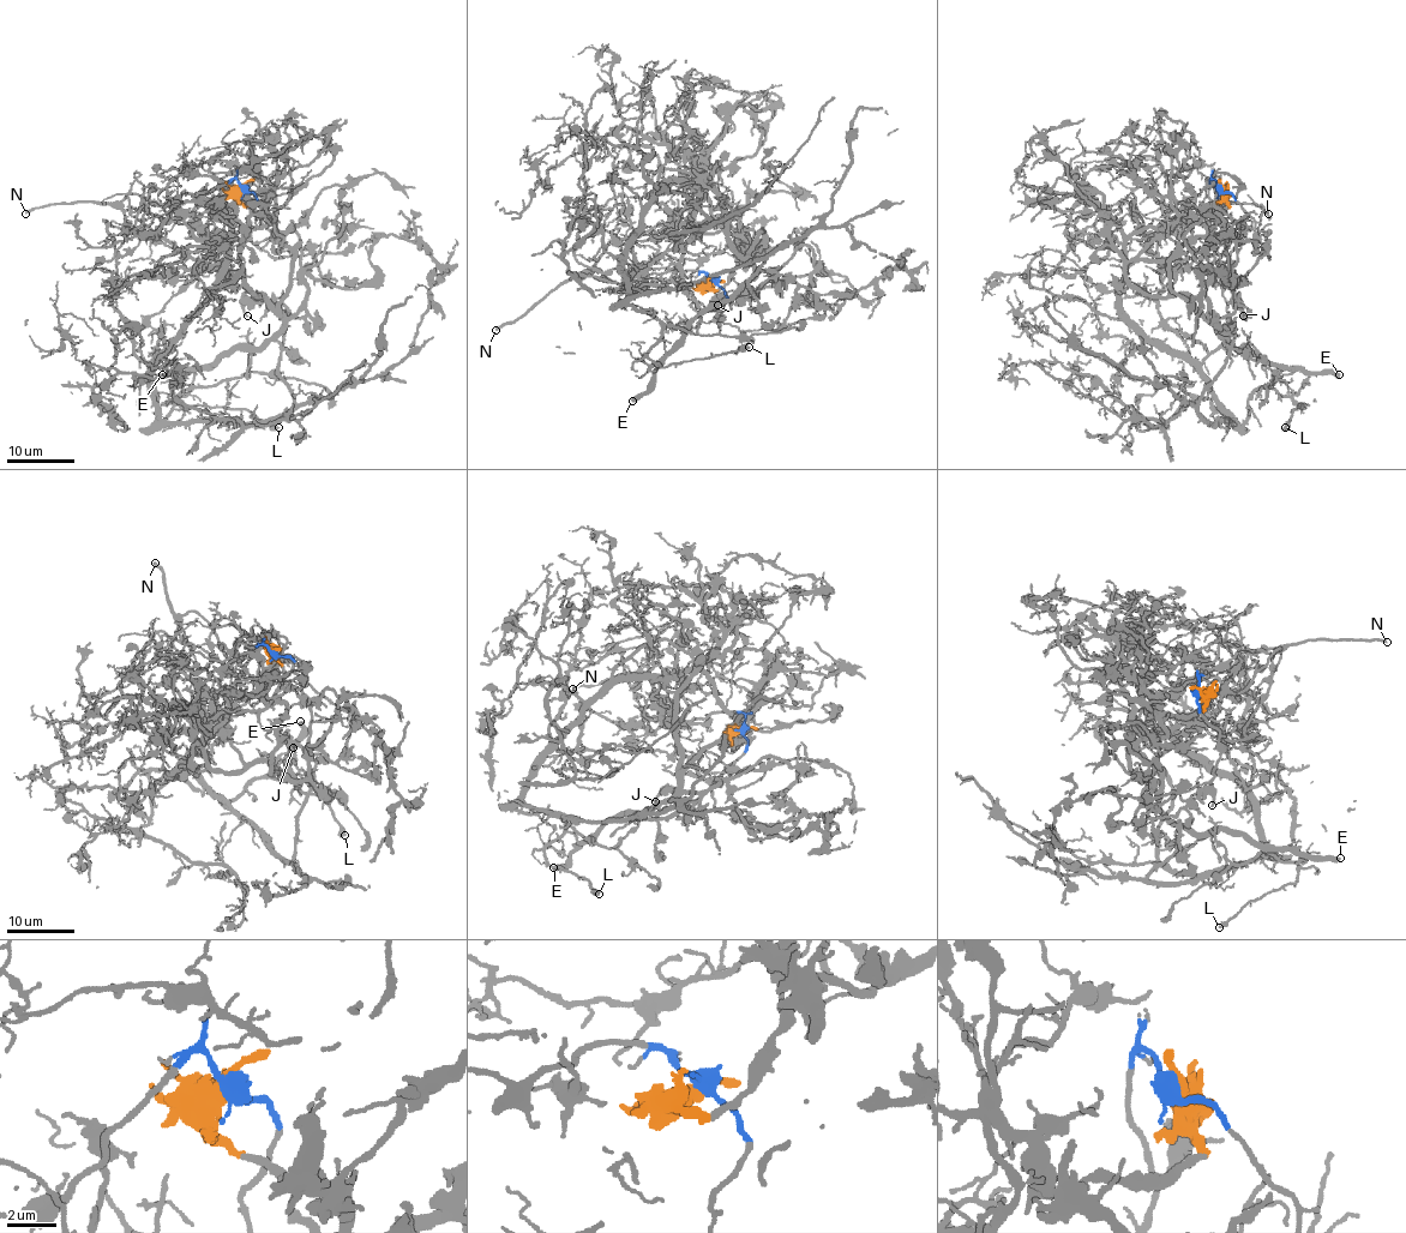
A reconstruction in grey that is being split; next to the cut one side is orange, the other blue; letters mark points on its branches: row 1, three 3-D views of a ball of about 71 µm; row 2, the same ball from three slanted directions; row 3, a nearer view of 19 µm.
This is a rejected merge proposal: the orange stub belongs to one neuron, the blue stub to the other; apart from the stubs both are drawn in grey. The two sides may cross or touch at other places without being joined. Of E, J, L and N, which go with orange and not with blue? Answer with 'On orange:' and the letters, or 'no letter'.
On orange: E, J, L

